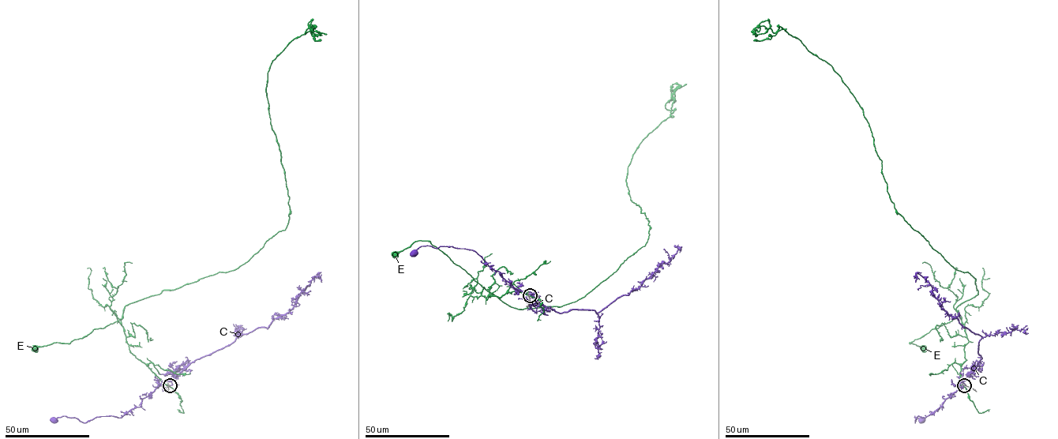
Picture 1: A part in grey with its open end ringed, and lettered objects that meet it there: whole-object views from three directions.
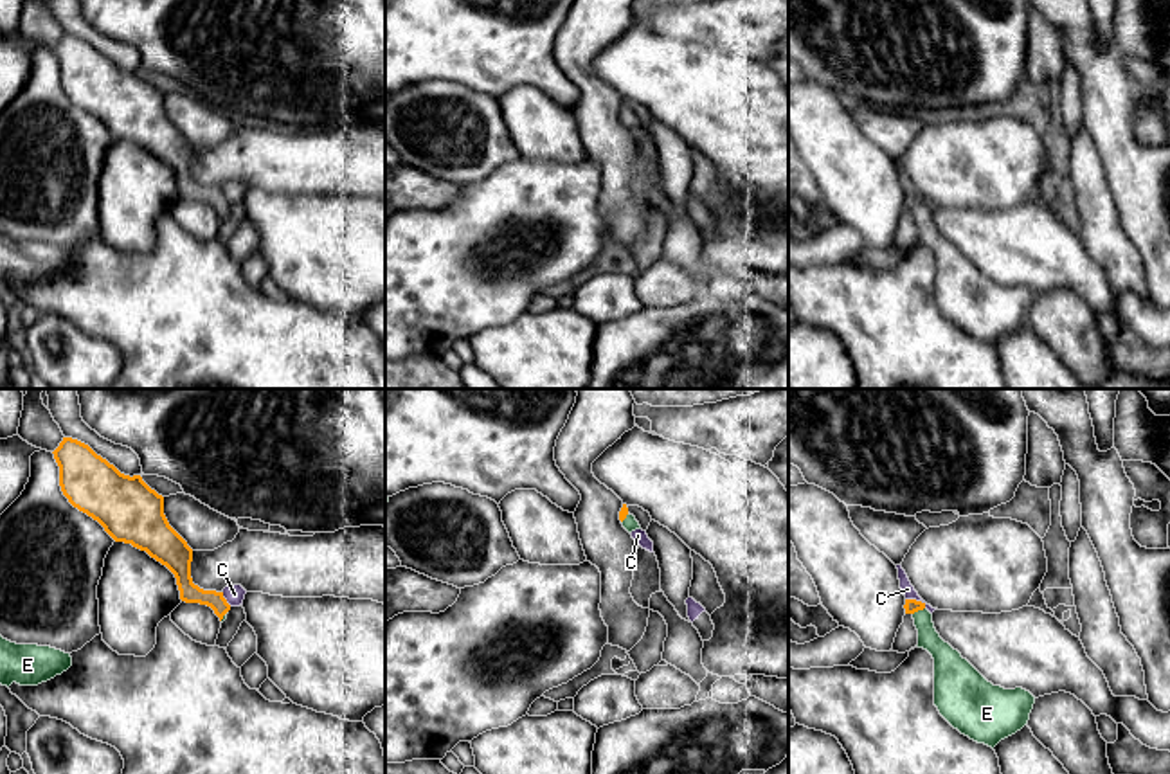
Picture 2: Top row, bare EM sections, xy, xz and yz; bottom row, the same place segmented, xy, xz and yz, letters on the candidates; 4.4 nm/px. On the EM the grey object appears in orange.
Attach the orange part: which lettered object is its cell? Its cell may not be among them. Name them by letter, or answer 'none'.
E

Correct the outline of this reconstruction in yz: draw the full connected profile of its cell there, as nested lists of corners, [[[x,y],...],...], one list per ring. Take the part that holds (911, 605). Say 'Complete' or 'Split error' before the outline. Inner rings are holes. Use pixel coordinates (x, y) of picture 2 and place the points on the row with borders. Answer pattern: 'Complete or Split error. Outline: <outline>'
Split error. Outline: [[[905,599],[904,608],[914,619],[916,646],[934,659],[934,706],[954,729],[994,749],[1028,724],[1035,704],[1030,691],[1004,689],[988,682],[940,637],[925,603]]]

